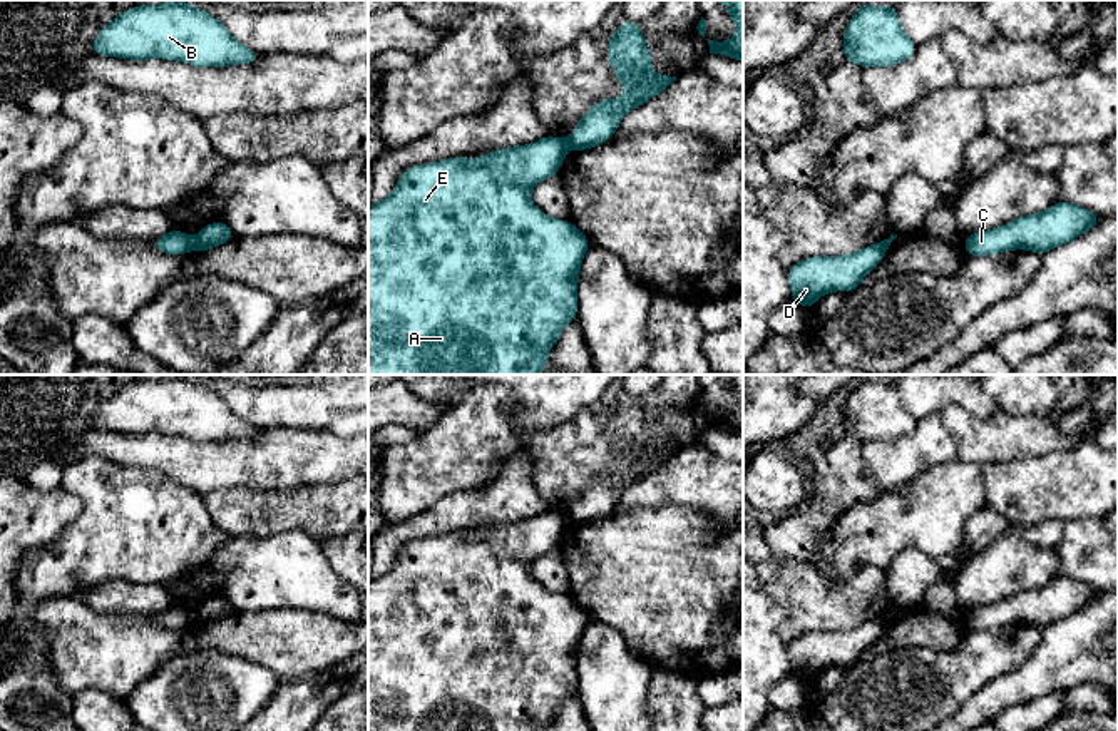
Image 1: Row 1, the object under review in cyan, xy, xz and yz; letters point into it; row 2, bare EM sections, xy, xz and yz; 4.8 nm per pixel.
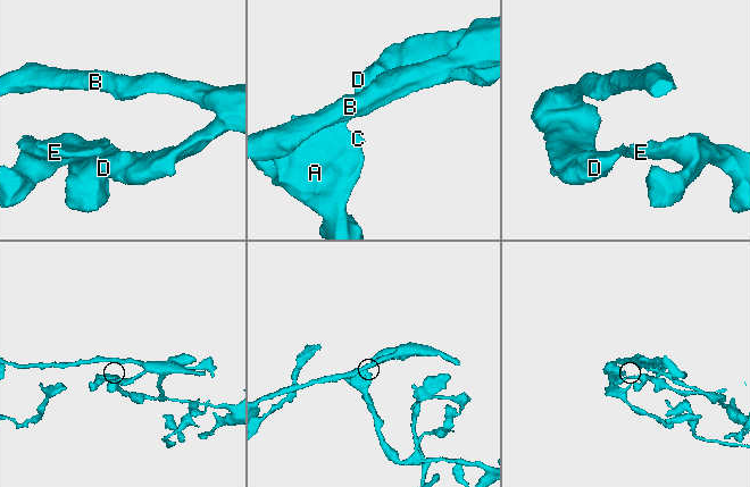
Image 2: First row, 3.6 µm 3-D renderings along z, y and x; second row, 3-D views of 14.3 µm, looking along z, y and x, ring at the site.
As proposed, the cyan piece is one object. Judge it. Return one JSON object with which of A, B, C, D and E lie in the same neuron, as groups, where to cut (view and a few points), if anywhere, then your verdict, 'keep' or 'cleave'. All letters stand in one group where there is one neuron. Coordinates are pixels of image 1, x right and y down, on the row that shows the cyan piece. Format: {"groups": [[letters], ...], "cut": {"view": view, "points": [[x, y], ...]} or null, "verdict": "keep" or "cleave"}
{"groups": [["A", "C", "E"], ["B", "D"]], "cut": {"view": "xy", "points": [[193, 241], [194, 248]]}, "verdict": "cleave"}

